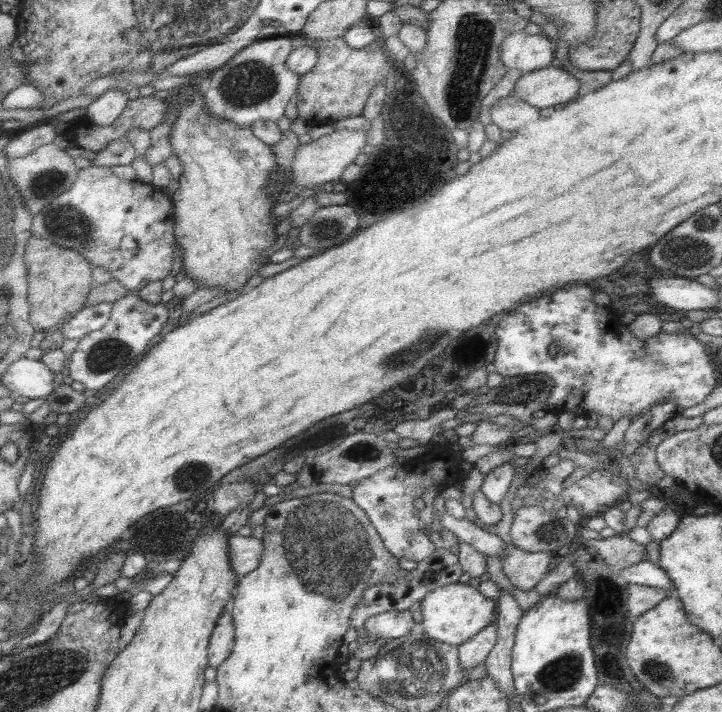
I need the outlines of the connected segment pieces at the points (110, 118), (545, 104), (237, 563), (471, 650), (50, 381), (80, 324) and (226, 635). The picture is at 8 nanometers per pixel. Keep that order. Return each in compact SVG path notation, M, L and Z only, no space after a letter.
M108 90L88 106L86 117L98 126L110 126L126 109L129 94Z
M553 63L546 68L524 73L511 95L535 108L545 109L576 100L580 81Z
M236 533L230 535L227 540L229 565L239 578L258 568L262 552L264 552L263 542L252 535L245 537Z
M490 622L470 640L457 646L460 662L465 668L466 676L472 667L485 662L496 641L497 626L495 622Z
M21 358L10 364L1 376L4 384L14 395L28 396L30 399L46 398L54 387L54 372L40 359Z
M112 303L83 307L63 326L63 337L68 340L80 340L89 332L100 330L111 317Z
M226 608L218 617L212 636L210 636L208 649L209 665L214 667L220 666L226 660L226 657L231 655L234 645L235 626L230 610Z

